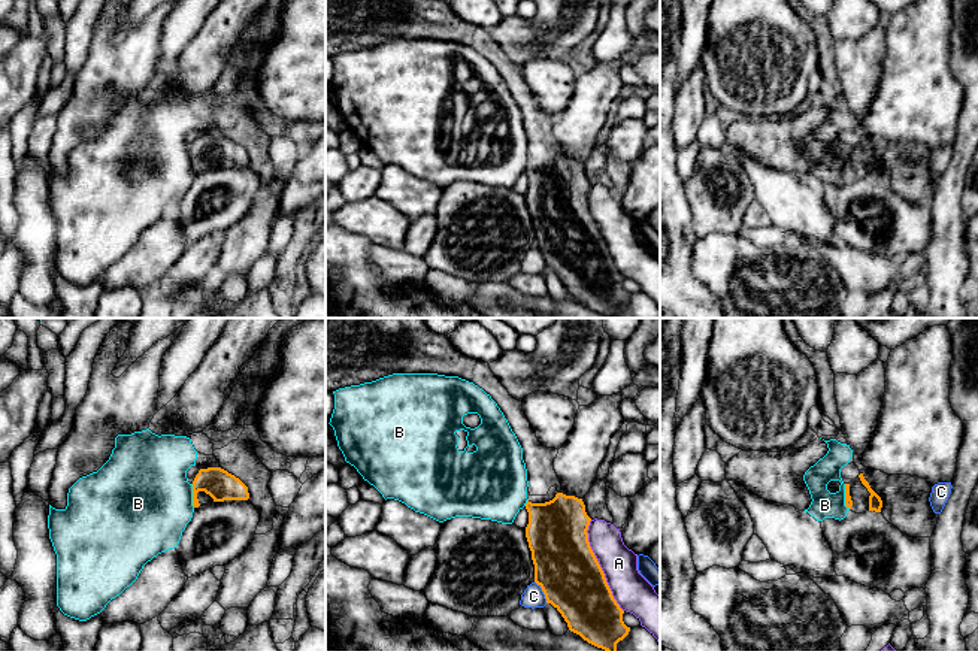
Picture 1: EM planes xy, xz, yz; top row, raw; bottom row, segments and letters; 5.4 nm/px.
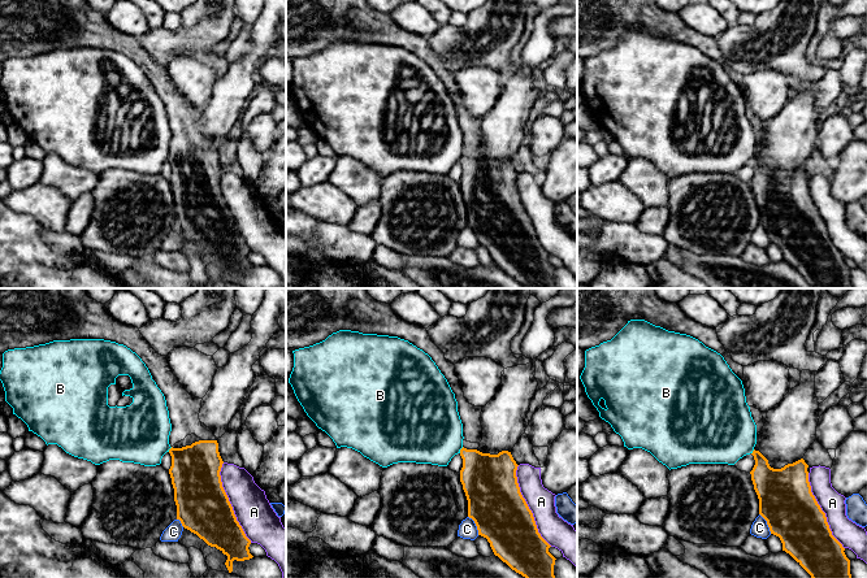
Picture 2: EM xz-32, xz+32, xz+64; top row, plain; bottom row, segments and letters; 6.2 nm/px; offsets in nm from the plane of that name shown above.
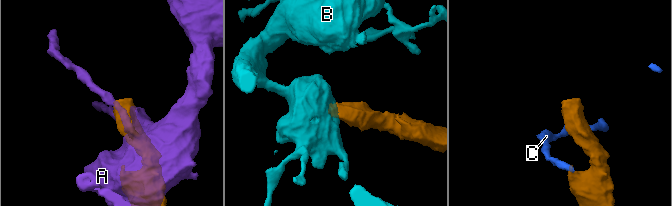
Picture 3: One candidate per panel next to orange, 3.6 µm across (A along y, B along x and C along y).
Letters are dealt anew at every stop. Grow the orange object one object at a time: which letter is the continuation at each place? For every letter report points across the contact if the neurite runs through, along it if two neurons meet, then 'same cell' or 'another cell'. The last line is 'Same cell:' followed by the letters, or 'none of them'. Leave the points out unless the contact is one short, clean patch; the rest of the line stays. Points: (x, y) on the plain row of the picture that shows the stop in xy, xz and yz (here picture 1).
A: another cell
B: border yz (844, 150), (844, 169), (850, 173); another cell
C: another cell
Same cell: none of them

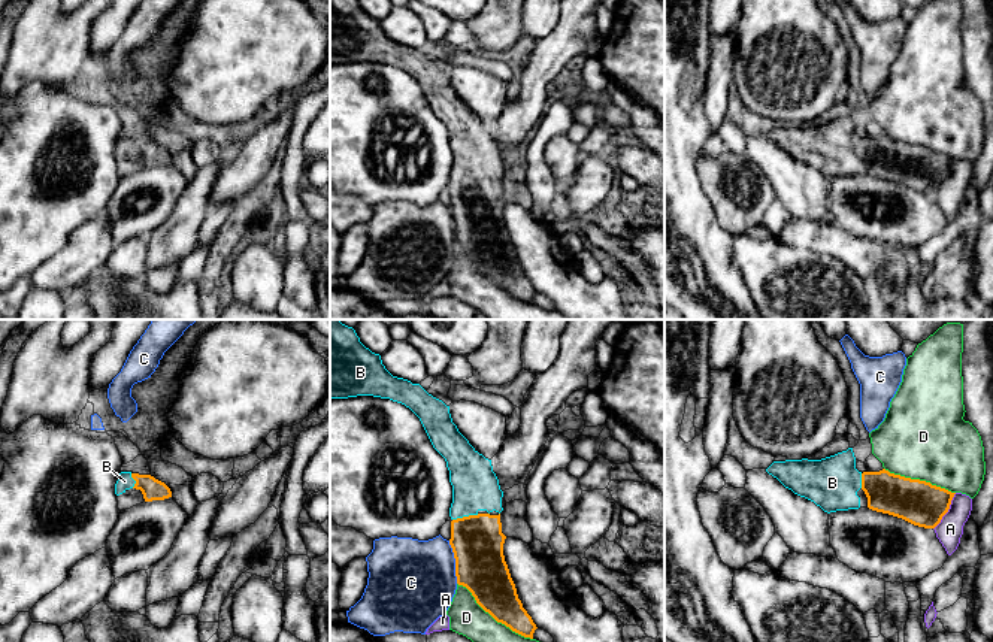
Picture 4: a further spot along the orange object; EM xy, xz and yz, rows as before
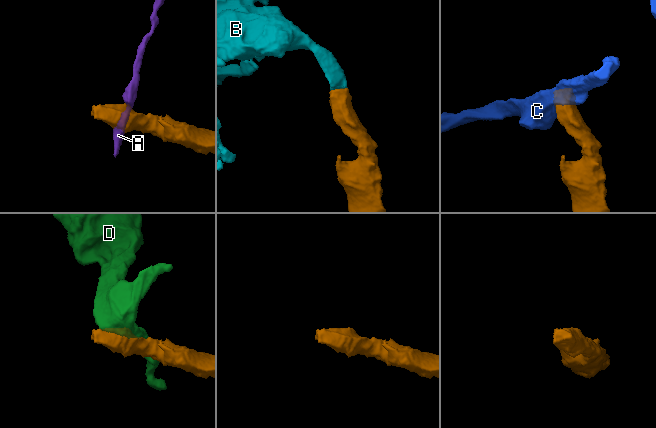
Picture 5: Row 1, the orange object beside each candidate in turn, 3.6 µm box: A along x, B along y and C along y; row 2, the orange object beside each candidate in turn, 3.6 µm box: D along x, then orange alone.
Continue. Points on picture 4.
A: another cell
B: way xz (477, 206), (465, 182), (466, 166), (475, 153); same cell
C: border xz (448, 206), (453, 215), (457, 248); another cell
D: another cell
Same cell: B

